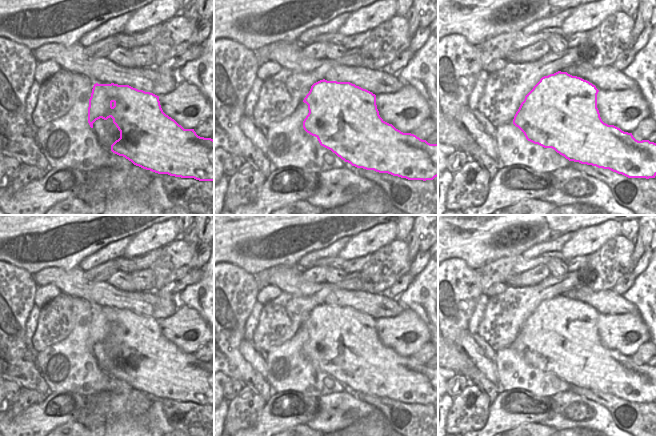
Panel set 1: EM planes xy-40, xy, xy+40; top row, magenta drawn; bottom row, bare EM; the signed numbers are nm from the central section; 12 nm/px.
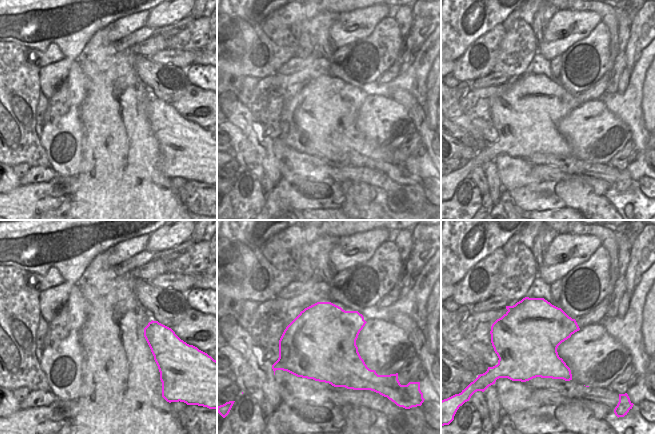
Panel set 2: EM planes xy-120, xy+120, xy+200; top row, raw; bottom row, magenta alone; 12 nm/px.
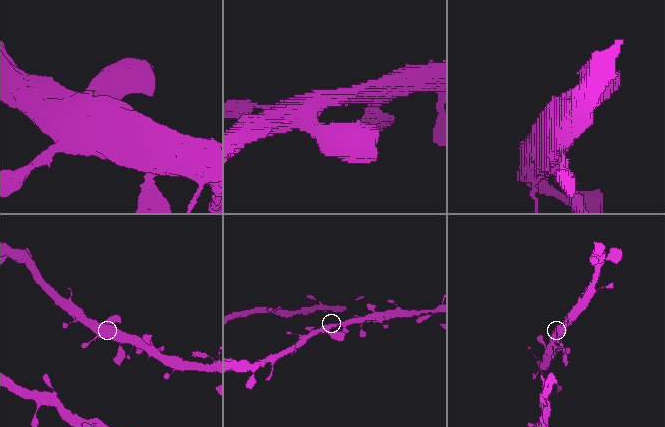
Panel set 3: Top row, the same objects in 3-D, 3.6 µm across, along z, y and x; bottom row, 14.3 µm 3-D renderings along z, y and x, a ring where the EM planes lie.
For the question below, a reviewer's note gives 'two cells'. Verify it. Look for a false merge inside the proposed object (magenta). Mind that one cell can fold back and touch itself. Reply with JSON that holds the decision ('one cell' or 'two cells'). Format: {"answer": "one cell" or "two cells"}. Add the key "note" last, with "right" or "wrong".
{"answer": "one cell", "note": "wrong"}

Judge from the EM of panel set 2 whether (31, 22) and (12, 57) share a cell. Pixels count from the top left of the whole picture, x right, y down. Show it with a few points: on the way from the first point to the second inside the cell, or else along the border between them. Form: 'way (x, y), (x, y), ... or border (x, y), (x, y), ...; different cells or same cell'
border (10, 41), (24, 45), (27, 48); different cells

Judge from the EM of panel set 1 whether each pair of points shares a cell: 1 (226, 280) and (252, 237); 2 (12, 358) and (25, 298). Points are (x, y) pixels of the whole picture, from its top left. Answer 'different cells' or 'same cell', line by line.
1: different cells
2: same cell

